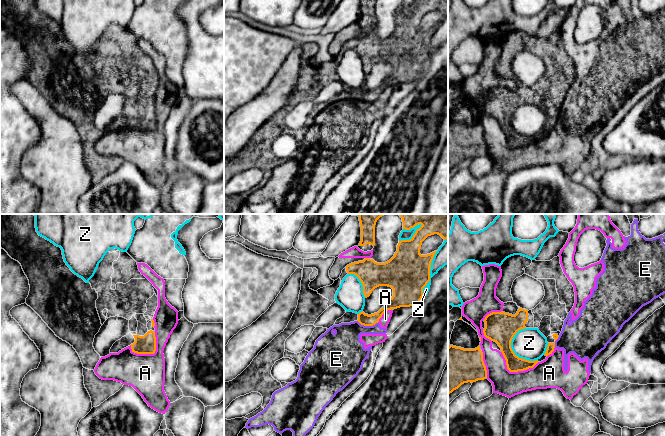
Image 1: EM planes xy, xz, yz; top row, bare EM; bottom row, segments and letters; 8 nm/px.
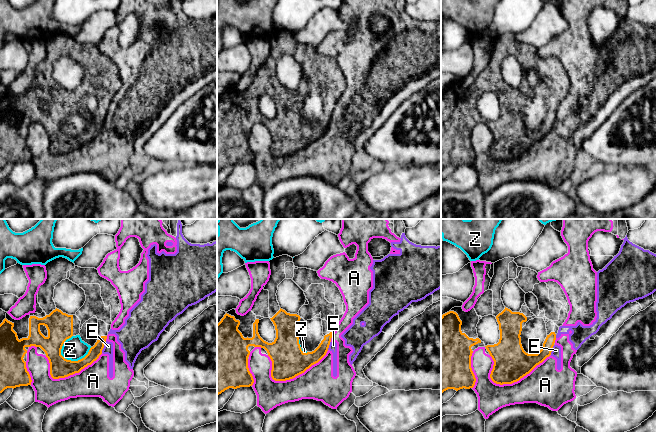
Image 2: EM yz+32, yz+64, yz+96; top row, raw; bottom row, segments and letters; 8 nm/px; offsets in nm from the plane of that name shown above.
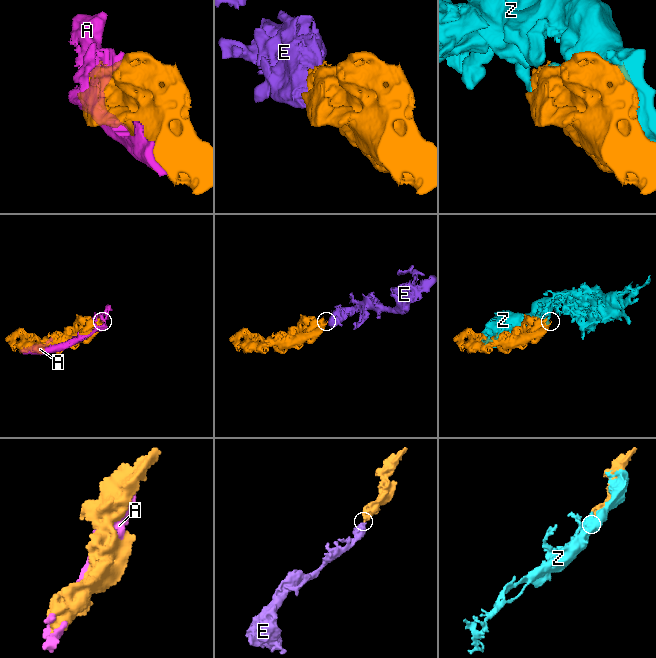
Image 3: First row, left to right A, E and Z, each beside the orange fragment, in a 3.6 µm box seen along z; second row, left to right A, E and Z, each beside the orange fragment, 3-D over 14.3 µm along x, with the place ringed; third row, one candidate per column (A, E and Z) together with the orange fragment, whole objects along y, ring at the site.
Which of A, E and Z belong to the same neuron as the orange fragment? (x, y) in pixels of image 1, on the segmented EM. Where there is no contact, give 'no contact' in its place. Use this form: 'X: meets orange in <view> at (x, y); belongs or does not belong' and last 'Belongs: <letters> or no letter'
A: meets orange in xy at (152, 353); does not belong
E: meets orange in xz at (368, 325); does not belong
Z: meets orange in yz at (514, 353); does not belong
Belongs: no letter

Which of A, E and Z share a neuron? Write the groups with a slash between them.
A E / Z

